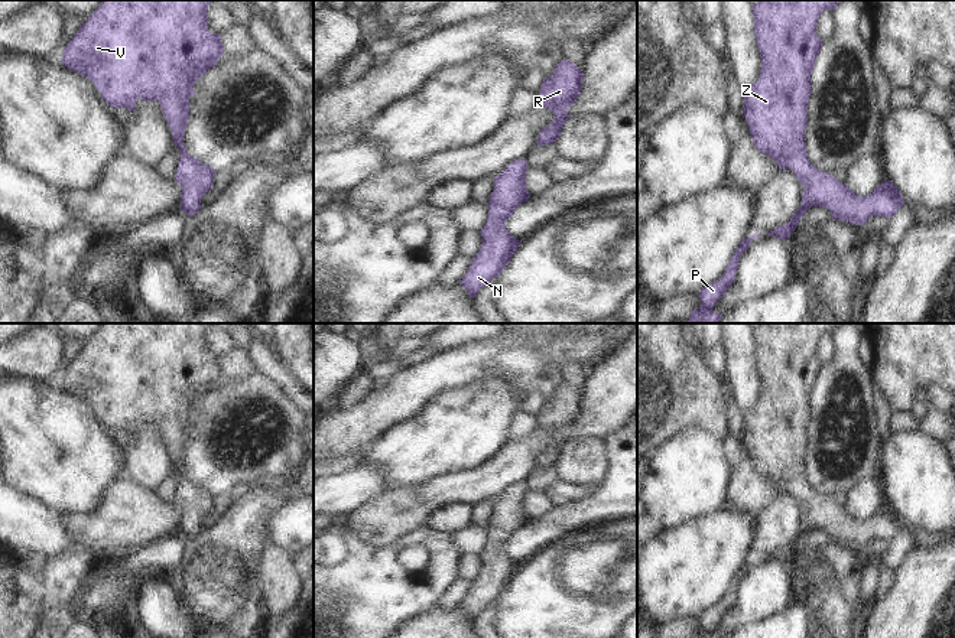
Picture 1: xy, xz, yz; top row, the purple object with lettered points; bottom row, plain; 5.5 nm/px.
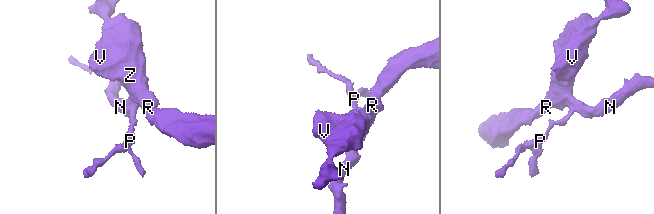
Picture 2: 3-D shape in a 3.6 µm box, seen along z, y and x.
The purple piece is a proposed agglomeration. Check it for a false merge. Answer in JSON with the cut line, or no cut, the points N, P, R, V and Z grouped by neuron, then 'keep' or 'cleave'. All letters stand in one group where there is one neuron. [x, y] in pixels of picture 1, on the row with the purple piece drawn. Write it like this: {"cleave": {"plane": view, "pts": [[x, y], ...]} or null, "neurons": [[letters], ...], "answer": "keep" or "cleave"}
{"cleave": null, "neurons": [["N", "P", "R", "V", "Z"]], "answer": "keep"}

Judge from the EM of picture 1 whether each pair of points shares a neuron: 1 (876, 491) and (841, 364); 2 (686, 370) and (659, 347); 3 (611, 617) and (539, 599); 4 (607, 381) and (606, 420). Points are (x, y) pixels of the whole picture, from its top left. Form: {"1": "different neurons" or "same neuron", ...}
{"1": "different neurons", "2": "same neuron", "3": "same neuron", "4": "same neuron"}

